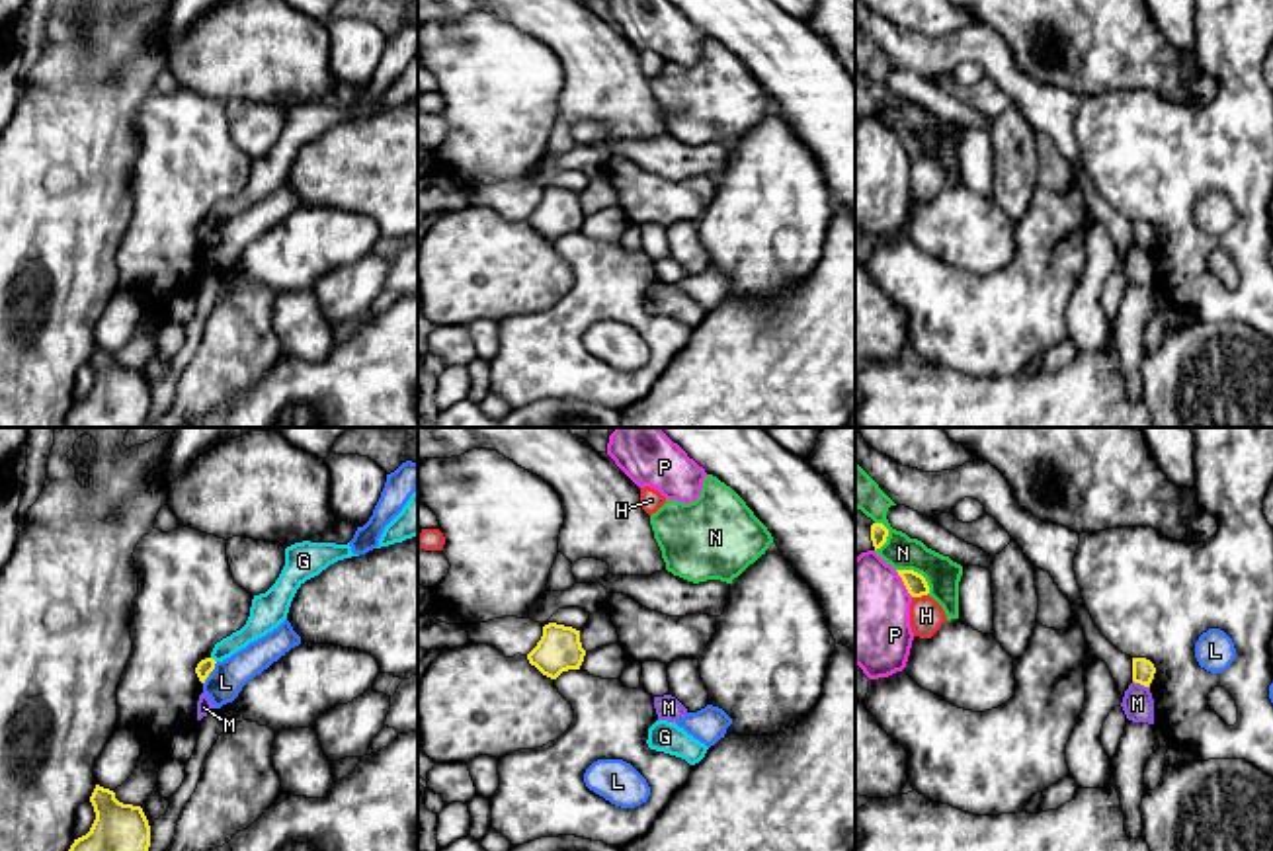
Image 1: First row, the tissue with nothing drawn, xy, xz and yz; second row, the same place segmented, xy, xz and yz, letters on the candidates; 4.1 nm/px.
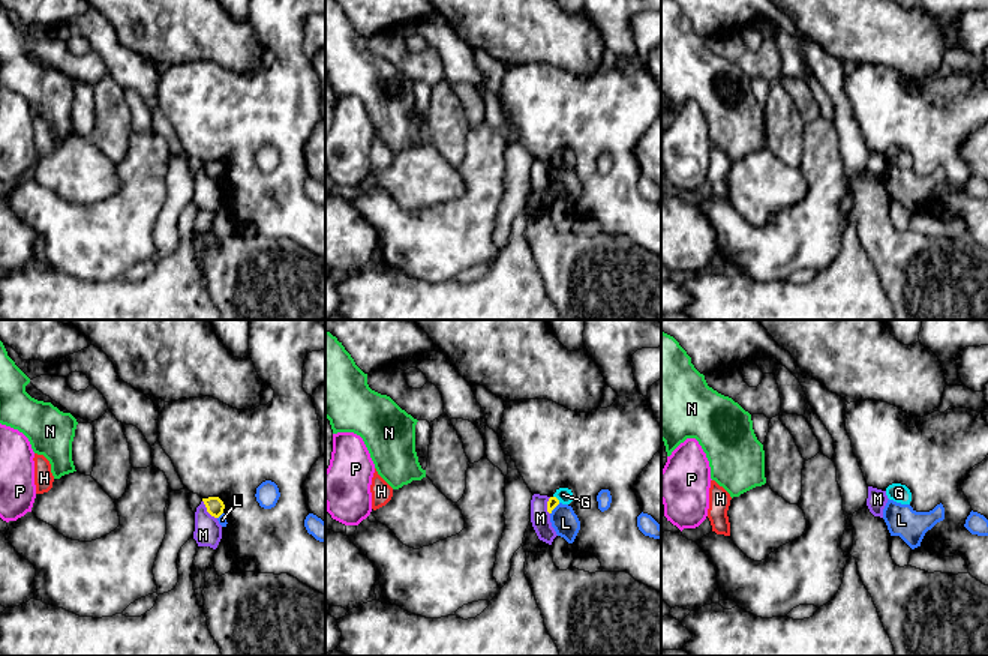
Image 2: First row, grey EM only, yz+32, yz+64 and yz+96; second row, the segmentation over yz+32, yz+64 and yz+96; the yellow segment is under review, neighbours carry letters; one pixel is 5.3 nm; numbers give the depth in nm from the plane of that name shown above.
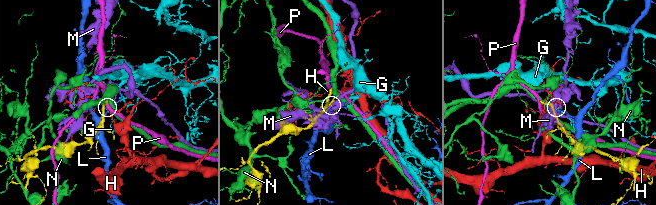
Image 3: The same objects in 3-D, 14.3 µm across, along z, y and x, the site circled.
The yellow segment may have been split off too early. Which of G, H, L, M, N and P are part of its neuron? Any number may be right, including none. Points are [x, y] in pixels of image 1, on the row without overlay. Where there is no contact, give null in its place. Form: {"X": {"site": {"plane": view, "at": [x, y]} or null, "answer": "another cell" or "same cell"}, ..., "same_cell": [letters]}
{"G": {"site": {"plane": "xy", "at": [213, 223]}, "answer": "another cell"}, "H": {"site": {"plane": "yz", "at": [918, 159]}, "answer": "another cell"}, "L": {"site": {"plane": "xy", "at": [209, 235]}, "answer": "another cell"}, "M": {"site": {"plane": "yz", "at": [1141, 246]}, "answer": "another cell"}, "N": {"site": {"plane": "yz", "at": [916, 135]}, "answer": "another cell"}, "P": {"site": {"plane": "yz", "at": [904, 147]}, "answer": "another cell"}, "same_cell": []}

